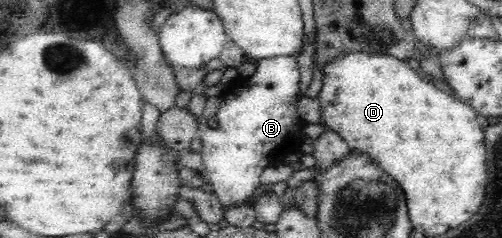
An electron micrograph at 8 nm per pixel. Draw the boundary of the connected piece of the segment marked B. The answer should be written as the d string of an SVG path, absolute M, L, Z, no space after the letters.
M295 55L274 56L255 62L256 70L252 76L240 77L237 83L229 86L222 95L222 104L214 114L215 123L198 117L196 137L202 140L201 156L208 173L207 182L212 186L223 209L240 204L251 204L256 189L261 184L260 175L270 166L270 159L279 156L287 161L300 154L300 142L304 138L297 103L300 98L301 74Z

